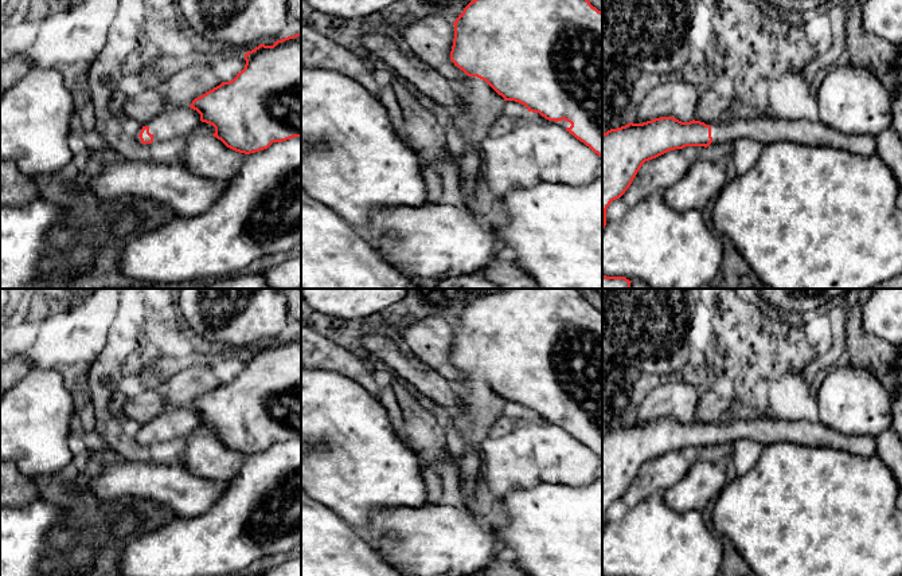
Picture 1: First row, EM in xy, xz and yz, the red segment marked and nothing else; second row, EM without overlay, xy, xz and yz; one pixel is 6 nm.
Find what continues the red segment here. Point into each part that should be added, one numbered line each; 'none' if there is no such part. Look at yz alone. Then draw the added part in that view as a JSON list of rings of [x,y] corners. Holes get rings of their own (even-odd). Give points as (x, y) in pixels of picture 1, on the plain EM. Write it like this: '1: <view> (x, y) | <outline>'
1: yz (766, 430) | [[[769,415],[757,418],[739,418],[727,426],[718,422],[704,423],[711,427],[712,443],[731,446],[735,440],[749,439],[769,446],[788,442],[805,447],[829,447],[847,451],[859,457],[878,454],[876,438],[868,435],[844,435],[819,422],[784,420]]]

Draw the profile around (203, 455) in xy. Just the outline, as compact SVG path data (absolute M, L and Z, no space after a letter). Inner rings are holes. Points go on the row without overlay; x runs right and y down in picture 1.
M210 435L188 436L179 457L181 466L190 473L219 483L231 481L246 458Z

